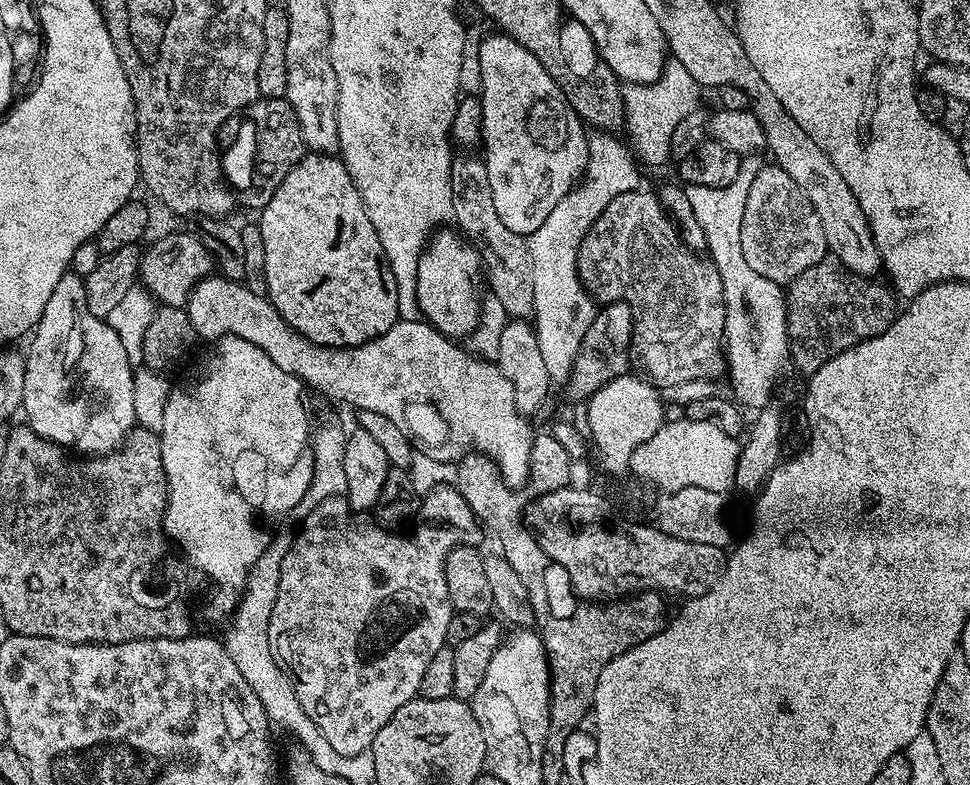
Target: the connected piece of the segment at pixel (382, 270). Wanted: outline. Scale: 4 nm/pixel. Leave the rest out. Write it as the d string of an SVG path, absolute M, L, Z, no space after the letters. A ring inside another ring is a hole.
M308 152L301 156L258 216L262 246L266 246L268 301L298 334L310 338L312 344L357 348L386 334L400 319L394 281L386 267L382 242L378 242L378 230L374 230L374 222L370 222L370 214L339 155Z

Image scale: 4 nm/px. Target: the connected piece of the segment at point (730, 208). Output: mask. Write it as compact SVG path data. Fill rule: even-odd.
M743 179L734 181L730 186L725 188L711 188L710 186L702 186L701 184L688 184L686 188L689 196L691 209L694 210L694 215L698 218L698 223L702 226L702 231L705 235L707 244L706 252L713 264L718 270L722 282L724 283L724 306L727 308L726 326L724 327L724 344L726 345L726 360L729 365L736 360L785 360L789 359L788 351L788 305L786 303L786 292L783 287L774 282L770 282L770 278L762 278L762 274L757 274L750 265L746 263L745 256L742 255L742 214L746 210L746 184Z

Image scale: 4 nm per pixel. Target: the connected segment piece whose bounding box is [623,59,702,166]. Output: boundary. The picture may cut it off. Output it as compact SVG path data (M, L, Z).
M673 59L665 63L662 74L653 84L628 84L623 89L624 124L628 128L628 136L650 166L660 166L660 156L670 156L670 138L674 138L678 122L682 122L682 118L701 103L700 92L701 85L690 78L686 66Z

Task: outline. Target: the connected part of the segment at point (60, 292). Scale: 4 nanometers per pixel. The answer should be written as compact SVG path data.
M72 270L62 274L58 286L54 286L54 294L50 294L50 302L46 302L46 310L42 310L42 318L36 324L31 340L32 345L24 356L25 394L22 415L28 419L25 420L27 427L33 428L51 444L58 444L65 450L73 448L76 454L107 456L109 452L115 452L138 424L136 378L134 367L127 360L126 349L118 334L101 317L90 314L84 277L76 275Z

